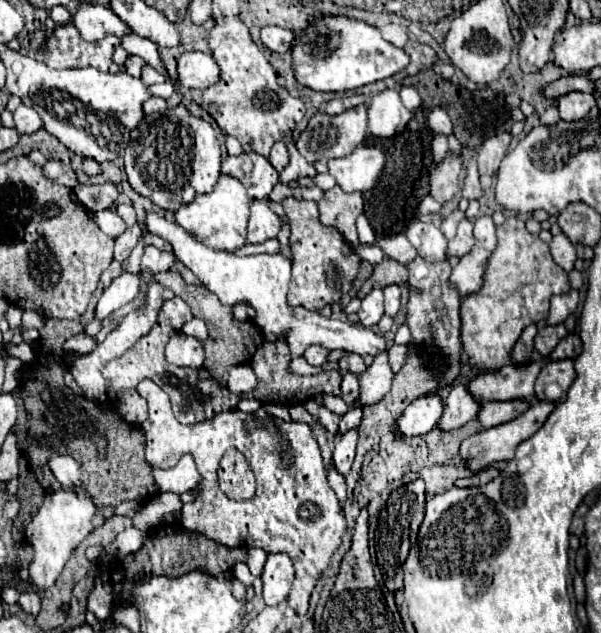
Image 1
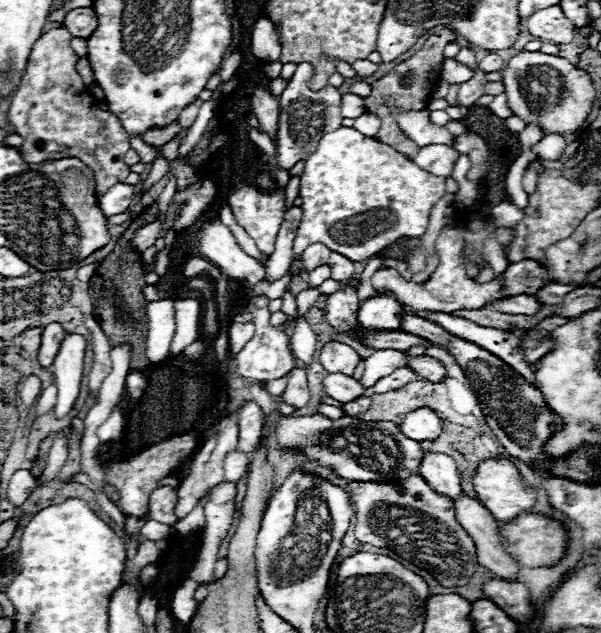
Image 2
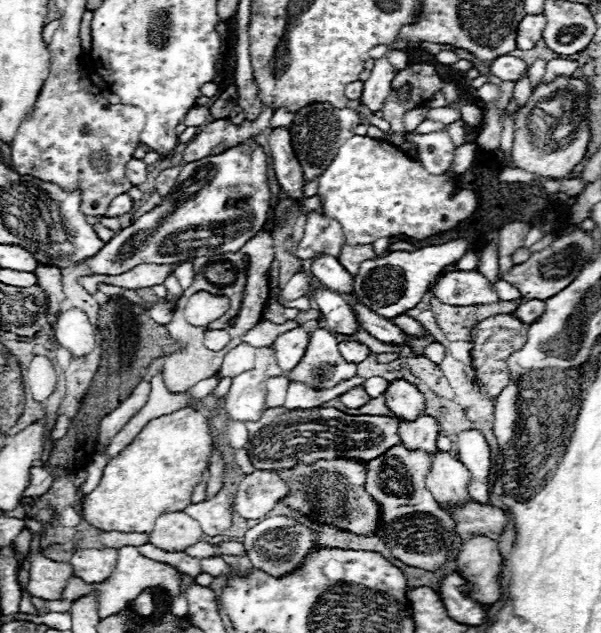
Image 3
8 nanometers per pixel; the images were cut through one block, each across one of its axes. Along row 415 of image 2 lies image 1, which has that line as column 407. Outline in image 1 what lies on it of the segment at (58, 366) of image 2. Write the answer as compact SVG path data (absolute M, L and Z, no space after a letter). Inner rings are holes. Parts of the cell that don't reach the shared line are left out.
M318 16L318 18L314 18L310 22L310 28L296 34L296 44L294 44L294 52L292 52L292 68L294 68L296 80L312 90L318 90L318 92L354 90L354 88L390 78L394 74L398 74L400 70L404 70L408 64L410 64L410 56L404 50L386 42L380 36L378 28L374 28L366 22L346 18L346 16Z

